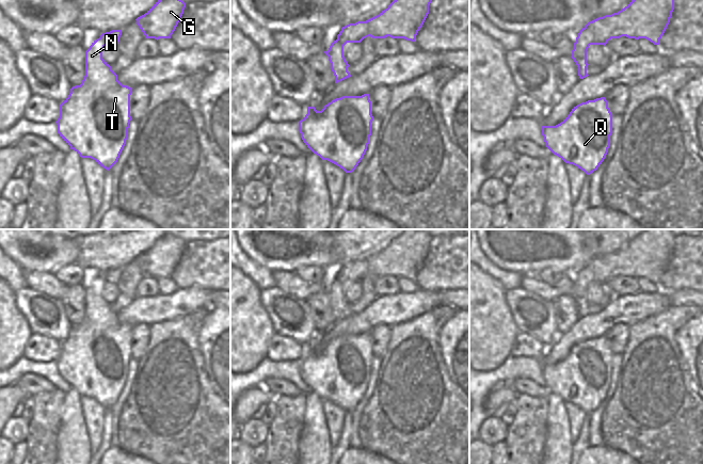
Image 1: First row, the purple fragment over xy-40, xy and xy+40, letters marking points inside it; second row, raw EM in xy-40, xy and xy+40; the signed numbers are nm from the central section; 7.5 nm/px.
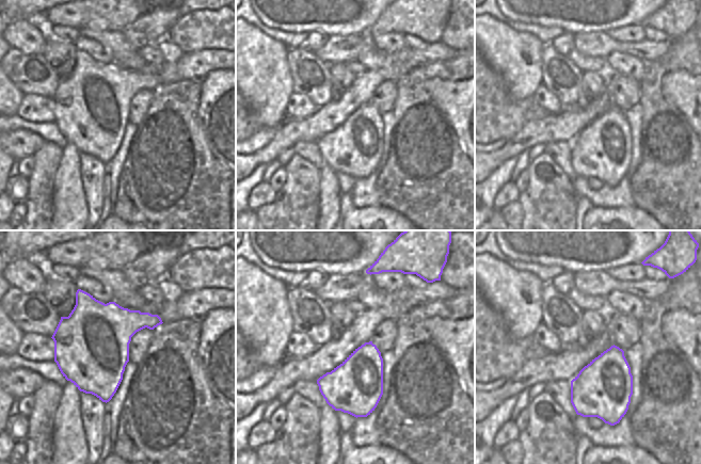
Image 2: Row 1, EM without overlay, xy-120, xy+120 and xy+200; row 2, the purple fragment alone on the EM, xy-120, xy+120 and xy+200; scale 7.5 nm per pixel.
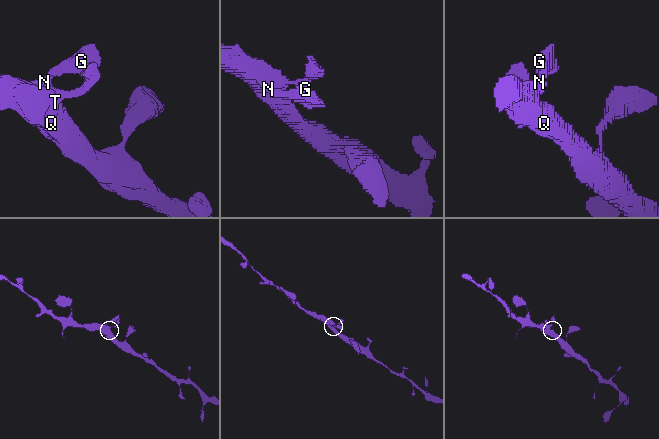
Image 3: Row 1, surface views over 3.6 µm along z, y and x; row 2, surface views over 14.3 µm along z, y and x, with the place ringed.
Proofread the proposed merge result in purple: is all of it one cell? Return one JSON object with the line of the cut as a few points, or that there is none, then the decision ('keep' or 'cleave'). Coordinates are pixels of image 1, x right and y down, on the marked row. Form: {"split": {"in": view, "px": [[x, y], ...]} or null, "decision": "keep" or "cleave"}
{"split": null, "decision": "keep"}

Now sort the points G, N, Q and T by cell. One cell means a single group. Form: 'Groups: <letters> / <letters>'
Groups: G N Q T

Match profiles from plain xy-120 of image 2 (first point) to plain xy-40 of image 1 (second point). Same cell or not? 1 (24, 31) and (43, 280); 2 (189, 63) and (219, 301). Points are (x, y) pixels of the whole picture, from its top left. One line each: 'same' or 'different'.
1: same
2: different

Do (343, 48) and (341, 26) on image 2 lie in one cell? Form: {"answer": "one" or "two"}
{"answer": "two"}

